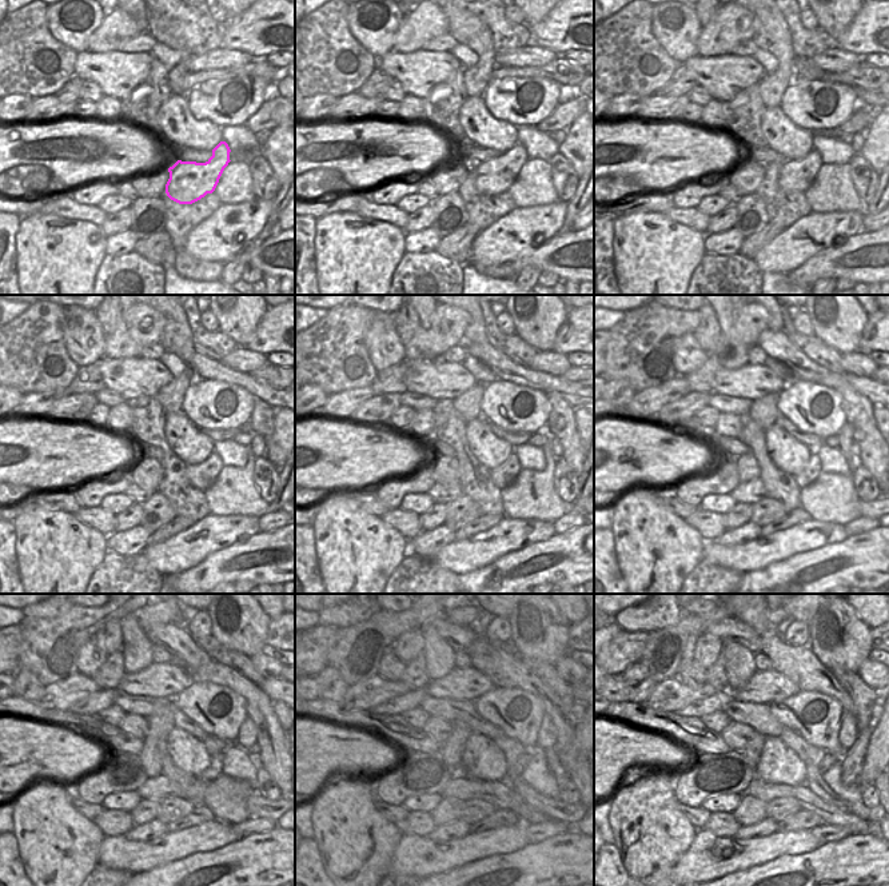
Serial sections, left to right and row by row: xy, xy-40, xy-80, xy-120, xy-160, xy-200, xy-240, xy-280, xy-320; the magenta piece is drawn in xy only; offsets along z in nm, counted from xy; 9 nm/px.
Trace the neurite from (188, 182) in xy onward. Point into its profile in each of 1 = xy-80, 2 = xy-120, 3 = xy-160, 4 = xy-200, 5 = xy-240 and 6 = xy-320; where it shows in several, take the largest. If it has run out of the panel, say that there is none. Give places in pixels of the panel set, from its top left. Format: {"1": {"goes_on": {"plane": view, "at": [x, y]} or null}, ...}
{"1": {"goes_on": {"plane": "xy-80", "at": [797, 175]}}, "2": {"goes_on": {"plane": "xy-120", "at": [202, 477]}}, "3": {"goes_on": {"plane": "xy-160", "at": [503, 475]}}, "4": {"goes_on": {"plane": "xy-200", "at": [813, 469]}}, "5": {"goes_on": {"plane": "xy-240", "at": [215, 769]}}, "6": {"goes_on": {"plane": "xy-320", "at": [829, 759]}}}

